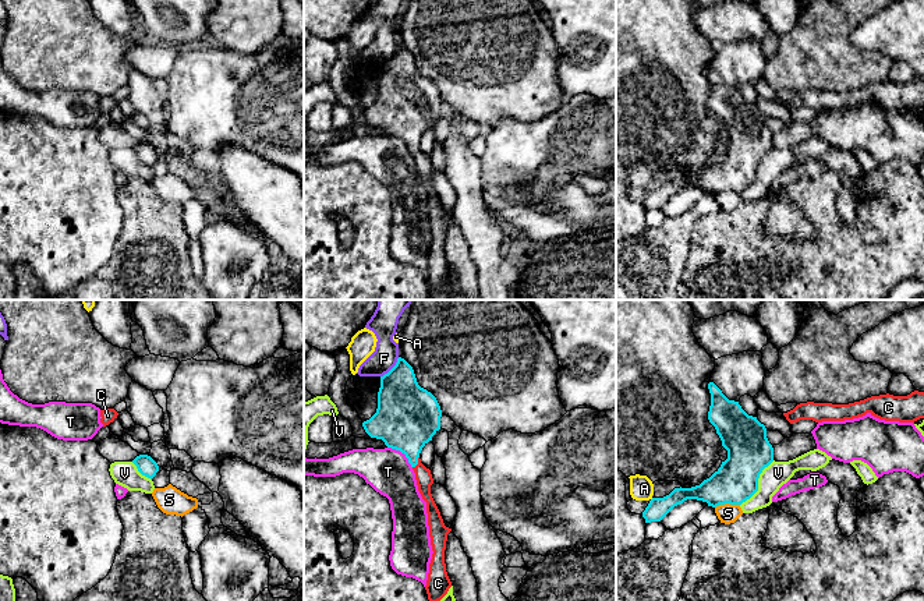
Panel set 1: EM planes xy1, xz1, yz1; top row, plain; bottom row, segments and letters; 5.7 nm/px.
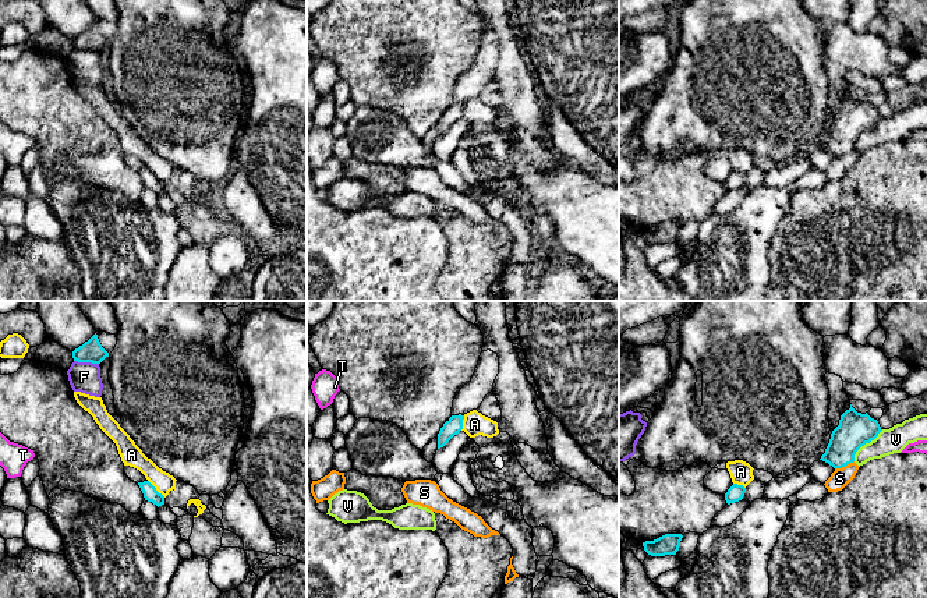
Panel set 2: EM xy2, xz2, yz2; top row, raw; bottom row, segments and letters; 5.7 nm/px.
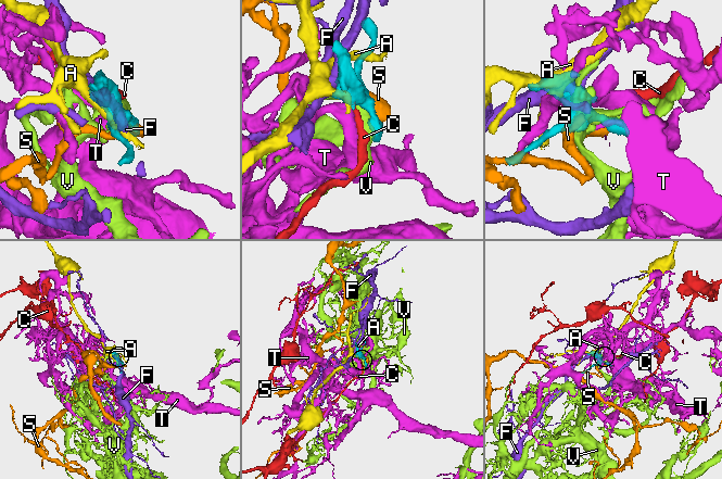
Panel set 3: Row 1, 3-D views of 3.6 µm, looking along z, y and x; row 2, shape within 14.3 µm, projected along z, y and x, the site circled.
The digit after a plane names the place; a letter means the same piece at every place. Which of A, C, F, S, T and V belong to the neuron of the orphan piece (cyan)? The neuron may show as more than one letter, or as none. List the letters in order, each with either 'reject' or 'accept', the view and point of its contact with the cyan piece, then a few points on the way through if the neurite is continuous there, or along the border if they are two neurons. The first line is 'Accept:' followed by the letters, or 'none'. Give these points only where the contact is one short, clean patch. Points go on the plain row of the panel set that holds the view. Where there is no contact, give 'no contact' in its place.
Accept: C
A: reject; meets cyan in xy2 at (155, 177); border along xy2 (148, 167), (165, 184)
C: accept; meets cyan in xz1 at (417, 149); runs through xz1 (406, 108), (417, 149), (424, 166)
F: reject; meets cyan in xy2 at (87, 49)
S: reject; meets cyan in yz1 at (726, 190)
T: reject; meets cyan in xz1 at (403, 140)
V: reject; meets cyan in yz1 at (757, 170)

